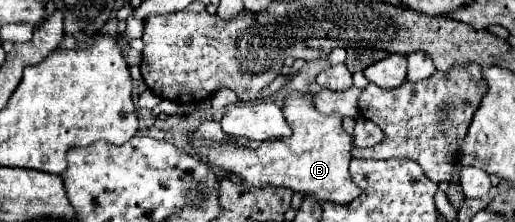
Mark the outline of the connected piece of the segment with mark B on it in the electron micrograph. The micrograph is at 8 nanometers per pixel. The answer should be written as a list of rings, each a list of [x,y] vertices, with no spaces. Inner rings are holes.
[[[290,93],[284,105],[284,117],[292,127],[292,137],[278,141],[264,141],[256,151],[236,147],[216,121],[204,121],[196,133],[188,135],[188,145],[208,163],[224,167],[224,171],[238,175],[244,183],[254,187],[286,187],[304,197],[330,203],[350,203],[360,197],[360,187],[350,179],[350,149],[352,137],[342,129],[342,117],[322,115],[314,109],[310,93]]]

